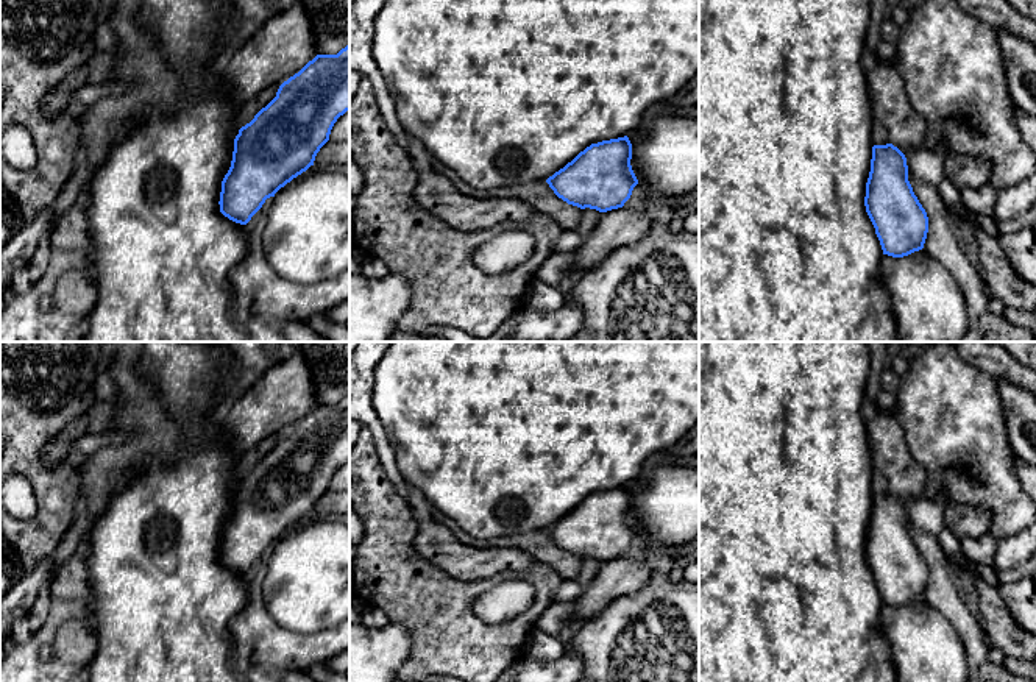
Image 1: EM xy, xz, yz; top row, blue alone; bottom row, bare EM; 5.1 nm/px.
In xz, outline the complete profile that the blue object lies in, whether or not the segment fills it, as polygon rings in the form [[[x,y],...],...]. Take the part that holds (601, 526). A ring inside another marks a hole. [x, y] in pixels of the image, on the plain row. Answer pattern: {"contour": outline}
{"contour": [[[627,485],[602,490],[580,501],[546,532],[568,554],[607,562],[623,557],[638,534],[630,509]]]}

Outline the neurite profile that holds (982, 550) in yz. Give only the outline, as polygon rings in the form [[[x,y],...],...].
[[[989,534],[978,538],[961,538],[961,552],[974,563],[992,567],[997,540]]]

